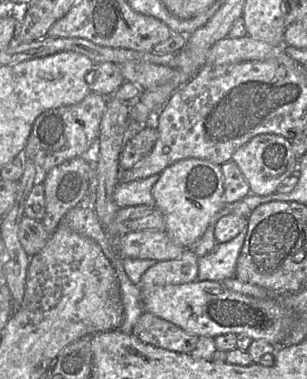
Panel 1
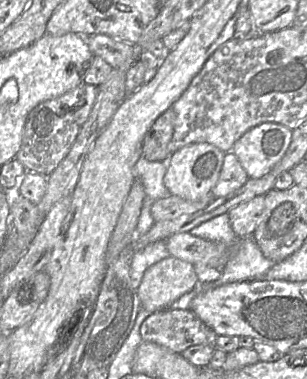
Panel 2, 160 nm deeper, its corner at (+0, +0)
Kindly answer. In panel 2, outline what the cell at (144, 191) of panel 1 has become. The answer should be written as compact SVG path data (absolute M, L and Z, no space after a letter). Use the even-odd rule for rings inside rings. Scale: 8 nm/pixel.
M143 157L134 166L134 178L143 185L146 198L152 201L165 199L170 196L164 185L167 171L167 161L148 161Z

